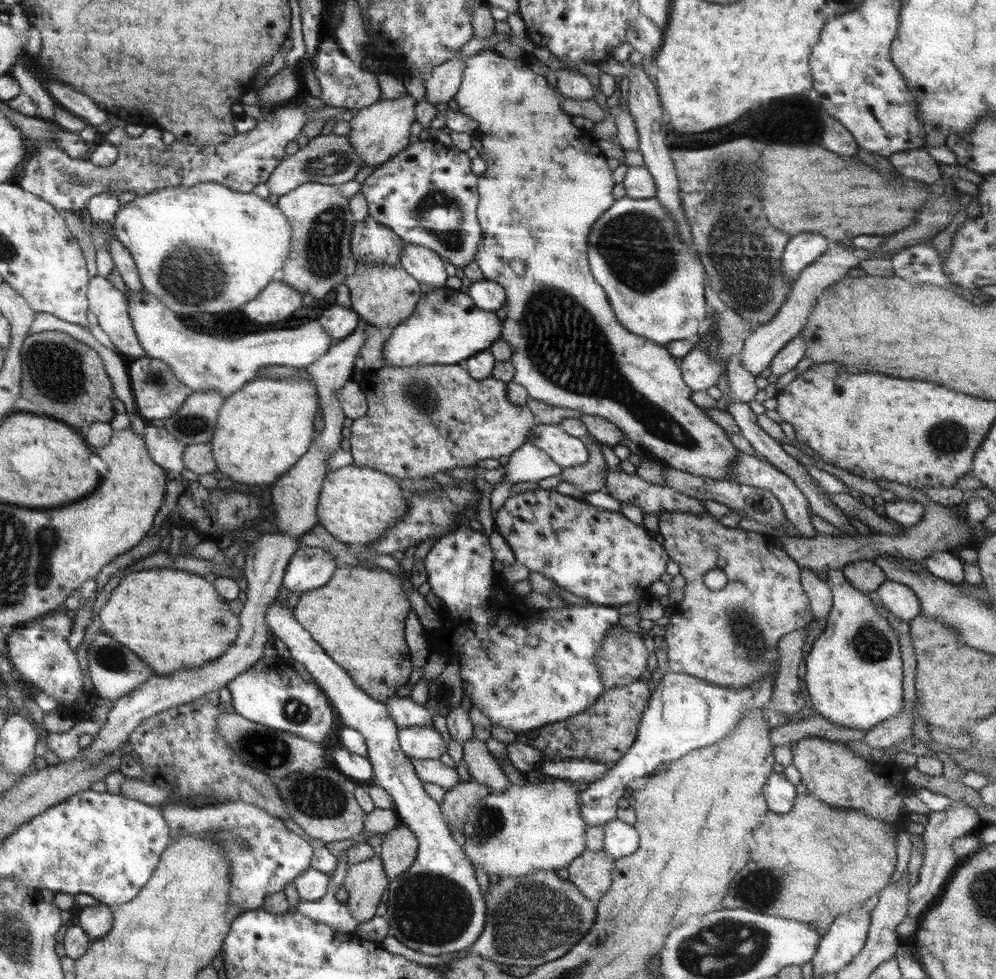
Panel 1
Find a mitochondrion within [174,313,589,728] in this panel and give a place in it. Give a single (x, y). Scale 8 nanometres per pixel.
(421, 396)

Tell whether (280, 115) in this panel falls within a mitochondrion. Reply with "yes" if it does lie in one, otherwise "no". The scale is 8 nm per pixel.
yes

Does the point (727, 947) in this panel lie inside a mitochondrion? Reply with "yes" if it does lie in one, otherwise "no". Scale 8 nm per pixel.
yes

